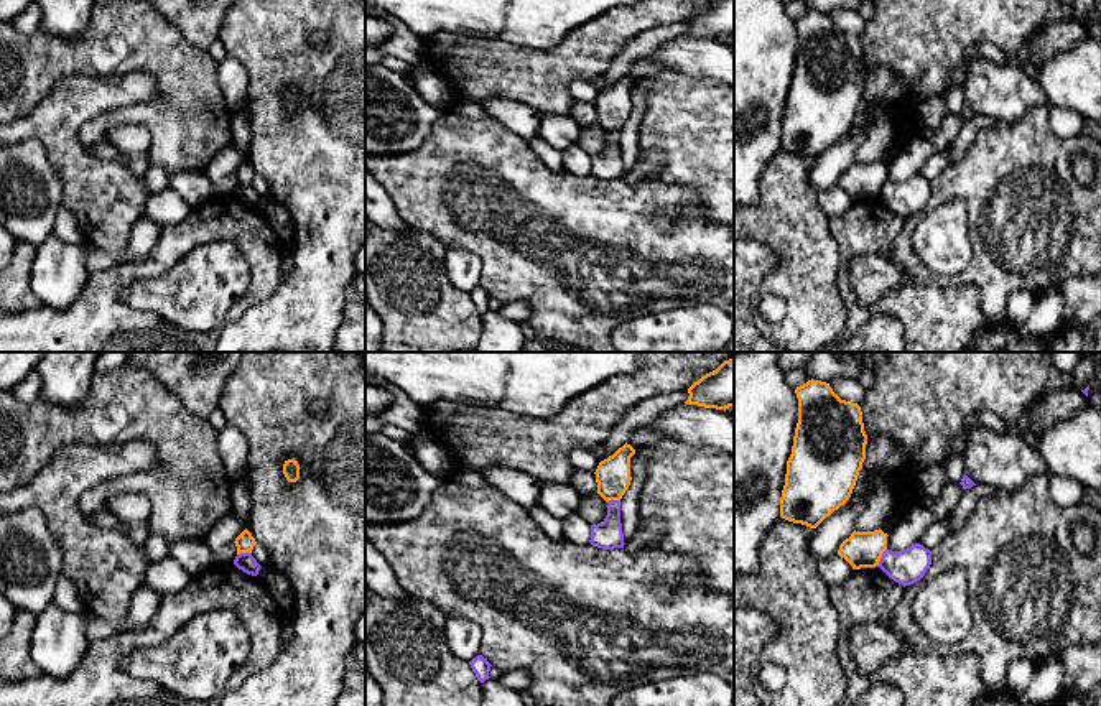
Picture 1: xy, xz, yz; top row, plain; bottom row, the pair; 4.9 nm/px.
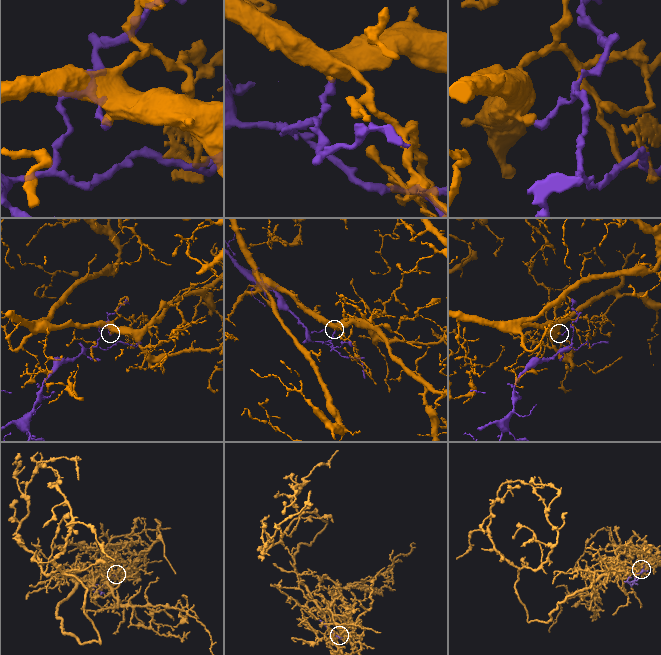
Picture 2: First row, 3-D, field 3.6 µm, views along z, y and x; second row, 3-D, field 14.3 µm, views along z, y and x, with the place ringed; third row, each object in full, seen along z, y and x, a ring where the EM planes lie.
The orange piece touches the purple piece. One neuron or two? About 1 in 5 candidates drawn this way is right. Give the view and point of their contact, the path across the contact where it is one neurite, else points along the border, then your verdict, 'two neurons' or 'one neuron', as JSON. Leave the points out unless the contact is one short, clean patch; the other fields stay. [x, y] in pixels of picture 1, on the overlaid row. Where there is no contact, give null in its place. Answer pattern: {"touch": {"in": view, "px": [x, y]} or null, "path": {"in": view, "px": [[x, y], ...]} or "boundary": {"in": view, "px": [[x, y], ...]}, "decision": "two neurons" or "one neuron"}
{"touch": {"in": "yz", "px": [881, 557]}, "decision": "two neurons"}

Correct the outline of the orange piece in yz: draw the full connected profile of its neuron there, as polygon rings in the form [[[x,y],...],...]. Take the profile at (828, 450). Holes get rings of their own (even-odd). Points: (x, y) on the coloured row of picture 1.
[[[811,379],[795,393],[798,423],[780,517],[816,528],[849,500],[866,459],[867,434],[861,406],[841,400],[829,383]]]

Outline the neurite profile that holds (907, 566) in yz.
[[[920,543],[904,551],[885,550],[879,561],[879,568],[904,588],[920,581],[930,564],[931,551]]]

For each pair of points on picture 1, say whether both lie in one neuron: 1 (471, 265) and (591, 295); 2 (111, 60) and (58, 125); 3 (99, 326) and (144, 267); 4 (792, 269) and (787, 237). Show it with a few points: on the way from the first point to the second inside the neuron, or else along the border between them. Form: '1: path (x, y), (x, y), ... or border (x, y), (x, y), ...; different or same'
1: border (448, 246), (468, 249), (479, 259), (481, 285); different
2: border (135, 69), (112, 74), (76, 73), (60, 79); different
3: path (99, 310), (101, 300), (127, 274); same
4: path (792, 260), (792, 246); same

